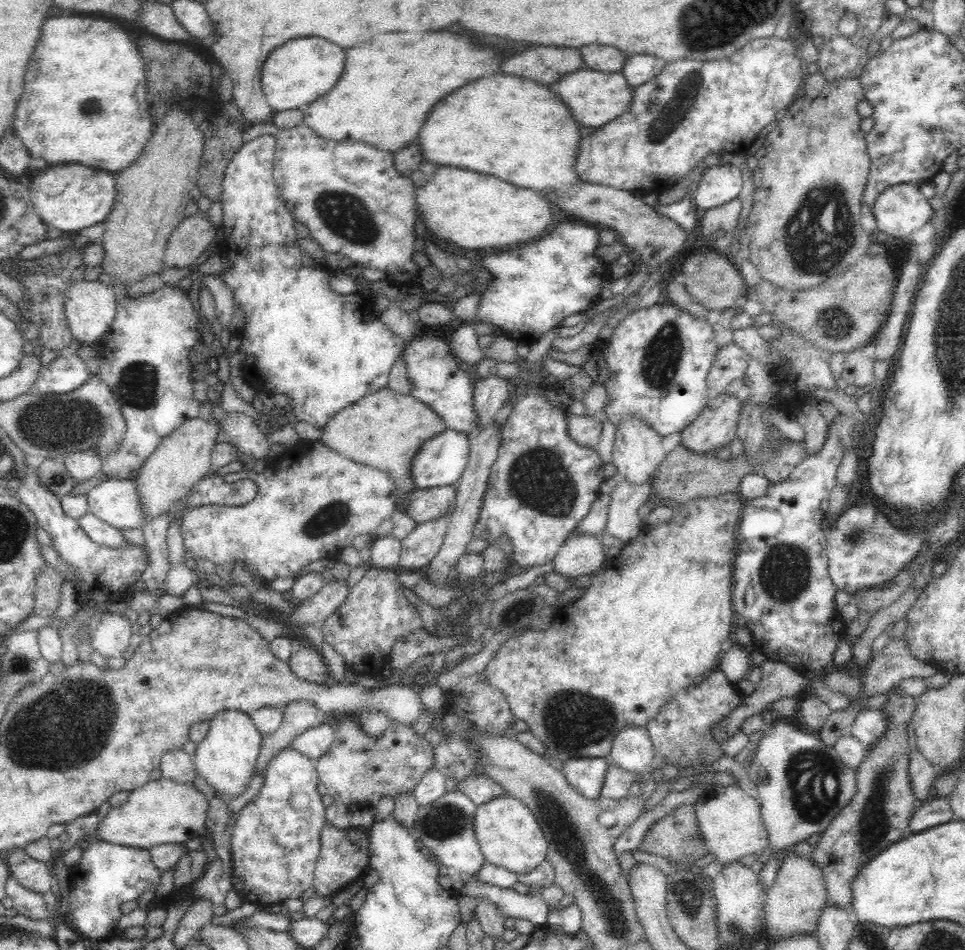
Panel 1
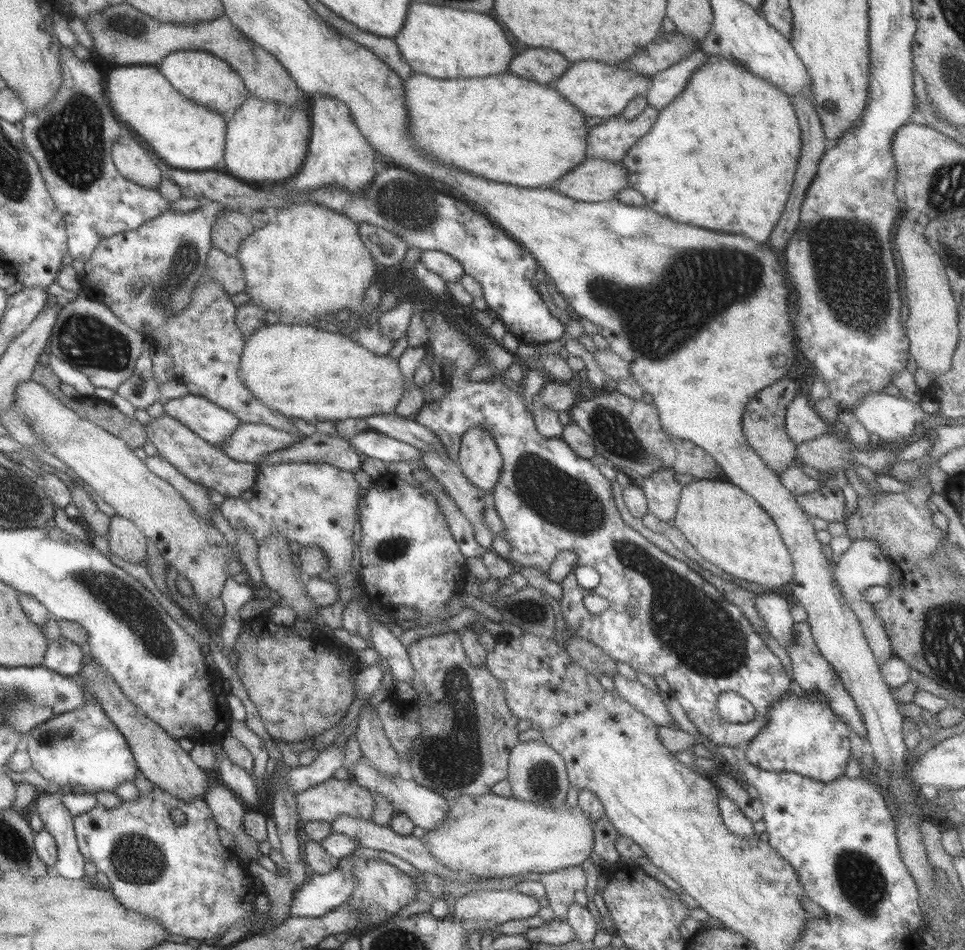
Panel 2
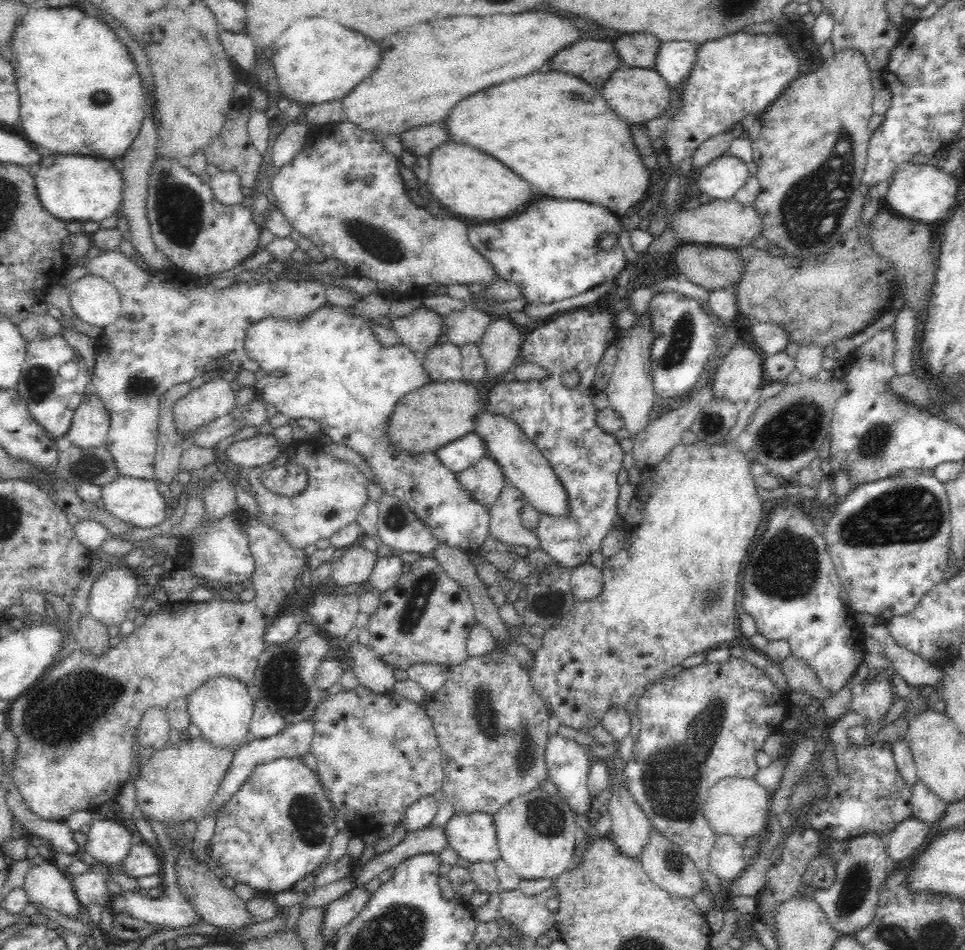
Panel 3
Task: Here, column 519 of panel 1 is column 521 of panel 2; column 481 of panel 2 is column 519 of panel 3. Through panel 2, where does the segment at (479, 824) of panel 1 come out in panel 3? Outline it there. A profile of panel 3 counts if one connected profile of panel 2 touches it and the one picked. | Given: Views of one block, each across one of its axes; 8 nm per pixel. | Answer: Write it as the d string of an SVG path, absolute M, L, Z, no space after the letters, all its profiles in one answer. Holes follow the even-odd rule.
M534 789L510 800L492 817L500 857L521 879L554 880L571 868L578 839L577 820L560 795L547 795L542 789Z

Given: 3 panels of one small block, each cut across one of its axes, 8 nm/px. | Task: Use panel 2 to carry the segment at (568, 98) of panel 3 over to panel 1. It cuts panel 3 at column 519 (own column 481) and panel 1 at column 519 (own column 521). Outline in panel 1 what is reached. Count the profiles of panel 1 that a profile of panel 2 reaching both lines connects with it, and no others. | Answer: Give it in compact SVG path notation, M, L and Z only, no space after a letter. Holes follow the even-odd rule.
M498 74L486 76L464 88L458 88L448 98L432 108L428 122L418 134L422 158L438 166L462 166L484 174L494 174L518 188L530 188L539 193L578 187L583 182L576 175L576 150L582 142L581 125L570 107L556 96L549 85L524 77Z

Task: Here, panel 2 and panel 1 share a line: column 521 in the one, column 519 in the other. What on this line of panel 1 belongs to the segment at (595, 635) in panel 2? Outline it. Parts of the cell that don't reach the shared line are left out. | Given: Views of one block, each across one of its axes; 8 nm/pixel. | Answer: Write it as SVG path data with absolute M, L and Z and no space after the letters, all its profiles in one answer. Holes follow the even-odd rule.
M533 390L512 394L510 404L514 408L502 429L502 440L496 461L492 466L490 480L484 494L480 518L474 526L473 538L484 537L495 545L502 533L510 537L514 562L525 568L534 568L554 559L578 523L588 514L592 503L600 496L600 486L606 481L600 455L592 449L579 446L567 430L567 408L553 406L547 396Z

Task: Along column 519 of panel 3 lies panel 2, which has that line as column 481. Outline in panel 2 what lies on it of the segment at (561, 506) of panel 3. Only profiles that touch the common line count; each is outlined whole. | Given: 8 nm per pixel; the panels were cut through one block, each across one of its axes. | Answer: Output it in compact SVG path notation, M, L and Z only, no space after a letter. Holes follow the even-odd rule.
M472 428L462 436L456 462L472 484L489 492L494 490L503 468L496 440L484 428Z

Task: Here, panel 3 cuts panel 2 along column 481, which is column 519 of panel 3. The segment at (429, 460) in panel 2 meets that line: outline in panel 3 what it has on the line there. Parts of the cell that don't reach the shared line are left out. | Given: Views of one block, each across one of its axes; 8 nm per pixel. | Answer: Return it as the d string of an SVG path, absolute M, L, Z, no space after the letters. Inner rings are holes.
M507 484L489 508L490 538L508 546L526 546L530 551L539 548L540 540L534 531L522 525L520 512L526 501L520 489Z

